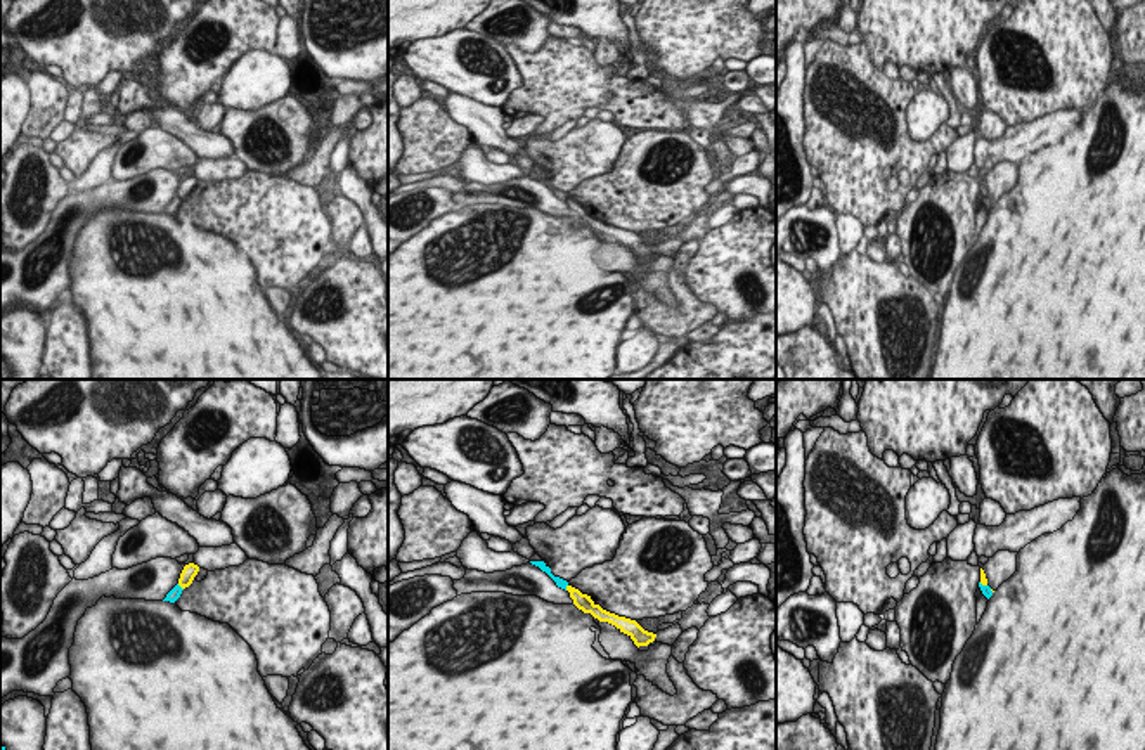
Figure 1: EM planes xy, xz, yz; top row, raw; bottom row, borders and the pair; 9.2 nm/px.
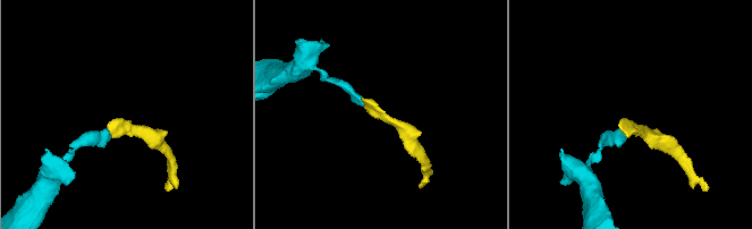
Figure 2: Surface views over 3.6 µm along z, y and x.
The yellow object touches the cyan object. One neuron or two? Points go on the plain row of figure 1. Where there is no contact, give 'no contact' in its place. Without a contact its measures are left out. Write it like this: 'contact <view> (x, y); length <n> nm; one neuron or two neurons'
contact xy (181, 198); length 80 nm; two neurons

